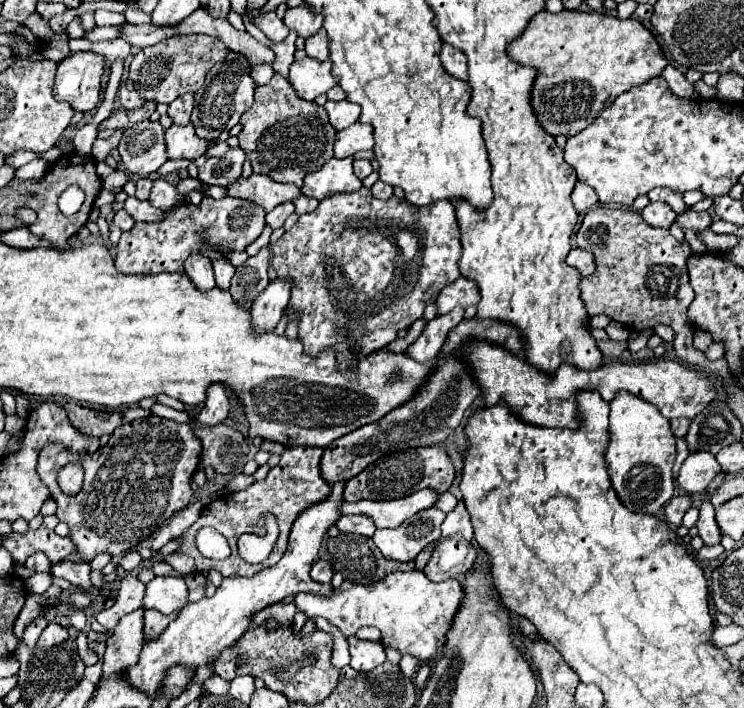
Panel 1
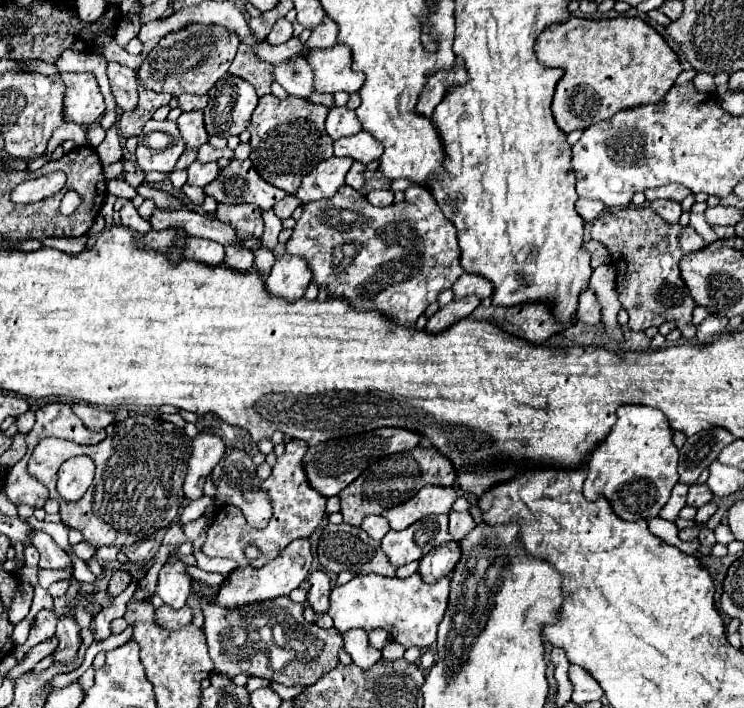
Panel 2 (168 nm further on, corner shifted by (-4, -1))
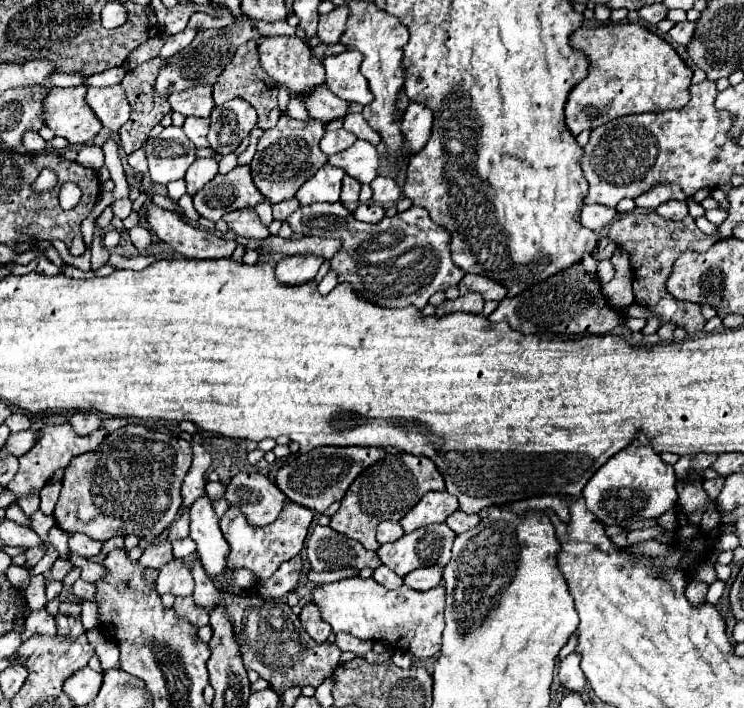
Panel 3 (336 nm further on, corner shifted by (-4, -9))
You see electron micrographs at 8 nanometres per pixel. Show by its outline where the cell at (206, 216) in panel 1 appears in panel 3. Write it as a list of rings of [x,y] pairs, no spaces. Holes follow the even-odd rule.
[[[253,208],[229,212],[227,216],[223,216],[223,220],[229,224],[231,232],[235,232],[237,236],[243,236],[243,238],[267,238],[269,236],[269,230],[259,222],[259,216],[255,214]]]

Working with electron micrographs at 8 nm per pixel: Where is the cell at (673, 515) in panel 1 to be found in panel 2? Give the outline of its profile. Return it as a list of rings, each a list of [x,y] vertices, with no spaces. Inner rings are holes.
[[[693,484],[693,486],[689,488],[689,496],[687,496],[687,504],[689,504],[689,506],[699,508],[699,506],[711,502],[711,500],[713,500],[713,492],[709,490],[707,484]]]

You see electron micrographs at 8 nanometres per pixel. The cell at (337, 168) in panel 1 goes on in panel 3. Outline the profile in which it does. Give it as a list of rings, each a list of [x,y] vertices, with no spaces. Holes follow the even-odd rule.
[[[325,164],[317,170],[313,178],[309,178],[301,190],[295,194],[295,198],[303,204],[317,204],[317,202],[337,202],[341,194],[341,180],[345,170],[339,170],[331,164]]]

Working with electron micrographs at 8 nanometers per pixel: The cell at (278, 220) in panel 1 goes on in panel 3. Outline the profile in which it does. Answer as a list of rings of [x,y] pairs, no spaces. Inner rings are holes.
[[[289,198],[289,200],[283,200],[279,204],[273,204],[273,218],[275,220],[285,220],[287,216],[291,216],[295,210],[299,208],[299,200],[297,198]]]

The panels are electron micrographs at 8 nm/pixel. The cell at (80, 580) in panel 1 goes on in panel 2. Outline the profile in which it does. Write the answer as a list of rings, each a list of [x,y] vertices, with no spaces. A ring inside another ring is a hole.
[[[33,530],[31,532],[31,544],[39,550],[41,560],[39,568],[65,568],[71,564],[71,558],[53,542],[53,538],[43,532],[43,530]]]

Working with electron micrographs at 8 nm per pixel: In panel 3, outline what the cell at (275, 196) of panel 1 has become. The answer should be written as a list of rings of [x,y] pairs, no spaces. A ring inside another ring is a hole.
[[[237,166],[229,174],[217,174],[203,190],[193,196],[195,210],[211,222],[217,222],[223,214],[255,208],[265,196],[253,184],[249,166]]]

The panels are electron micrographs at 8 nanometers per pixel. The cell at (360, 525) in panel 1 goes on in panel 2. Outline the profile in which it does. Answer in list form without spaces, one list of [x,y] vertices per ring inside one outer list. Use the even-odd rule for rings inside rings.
[[[367,516],[367,518],[363,520],[361,528],[363,528],[373,540],[381,540],[381,538],[391,530],[389,522],[387,522],[383,516]]]

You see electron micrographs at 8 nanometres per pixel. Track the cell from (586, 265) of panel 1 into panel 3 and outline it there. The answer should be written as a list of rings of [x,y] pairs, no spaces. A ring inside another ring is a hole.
[[[601,238],[601,240],[597,242],[597,248],[595,248],[595,252],[593,252],[593,258],[595,258],[597,262],[609,260],[615,250],[617,250],[617,244],[615,244],[615,242],[611,242],[609,238]]]

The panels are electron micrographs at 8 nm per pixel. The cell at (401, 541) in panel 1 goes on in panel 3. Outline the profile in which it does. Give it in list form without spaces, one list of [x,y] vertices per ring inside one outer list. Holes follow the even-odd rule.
[[[429,524],[411,534],[403,534],[391,544],[379,548],[381,562],[397,576],[405,576],[415,568],[441,564],[451,560],[451,544],[455,534],[447,524]]]

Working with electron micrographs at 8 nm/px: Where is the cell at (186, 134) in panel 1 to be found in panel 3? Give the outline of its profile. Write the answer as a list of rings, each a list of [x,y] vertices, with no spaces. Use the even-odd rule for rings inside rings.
[[[195,116],[185,118],[183,132],[187,134],[187,138],[189,138],[197,148],[207,148],[207,146],[209,146],[209,142],[207,142],[209,118],[195,118]]]

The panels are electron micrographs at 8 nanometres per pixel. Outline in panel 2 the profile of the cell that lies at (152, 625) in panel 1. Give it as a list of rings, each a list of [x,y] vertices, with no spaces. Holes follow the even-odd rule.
[[[167,604],[157,608],[157,620],[167,630],[177,630],[181,626],[187,626],[193,620],[193,612],[189,606],[183,606],[181,610],[171,610]]]

